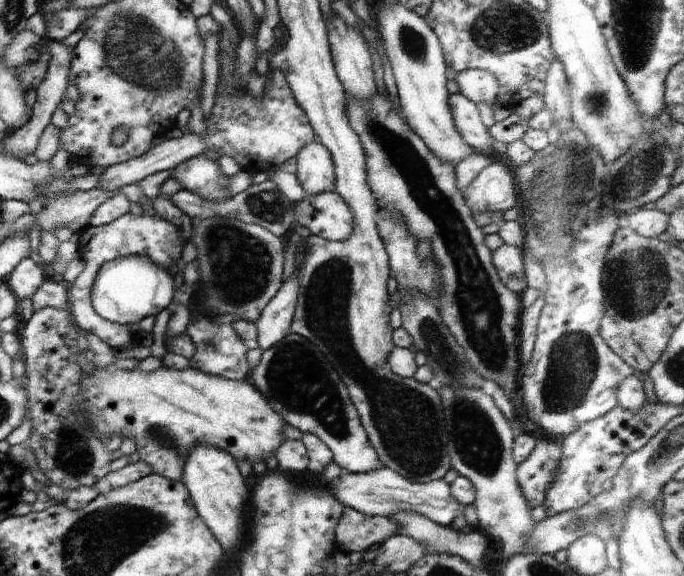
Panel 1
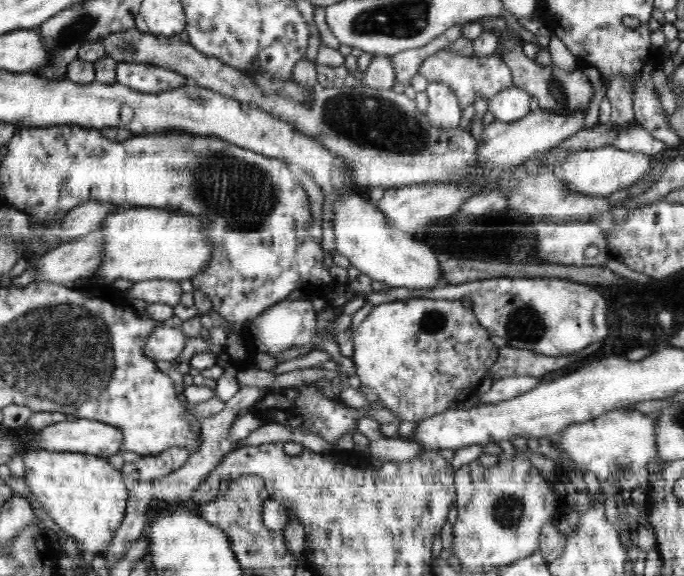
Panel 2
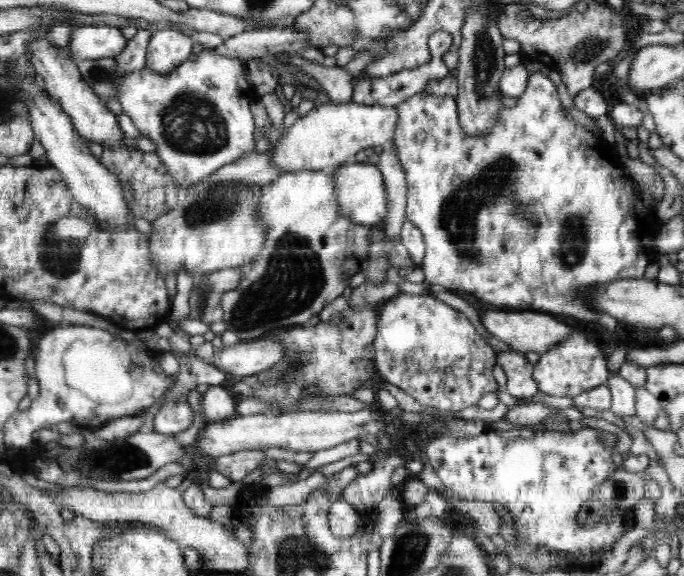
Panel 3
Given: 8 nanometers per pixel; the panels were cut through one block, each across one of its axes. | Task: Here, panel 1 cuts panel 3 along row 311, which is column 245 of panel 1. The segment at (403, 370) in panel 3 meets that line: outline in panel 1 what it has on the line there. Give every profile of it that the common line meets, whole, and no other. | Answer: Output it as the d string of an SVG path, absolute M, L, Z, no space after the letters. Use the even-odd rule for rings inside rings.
M111 364L102 368L95 367L92 374L83 373L80 384L82 392L76 394L75 404L86 404L88 416L98 436L105 442L110 441L114 435L119 435L122 442L128 438L134 440L140 460L151 466L154 474L174 482L182 480L184 464L190 452L200 444L228 452L237 465L244 460L253 465L276 454L278 446L285 441L283 430L286 420L282 420L280 414L270 408L266 398L250 380L228 380L191 366L182 370L162 366L154 372L140 372L137 369L120 370Z

